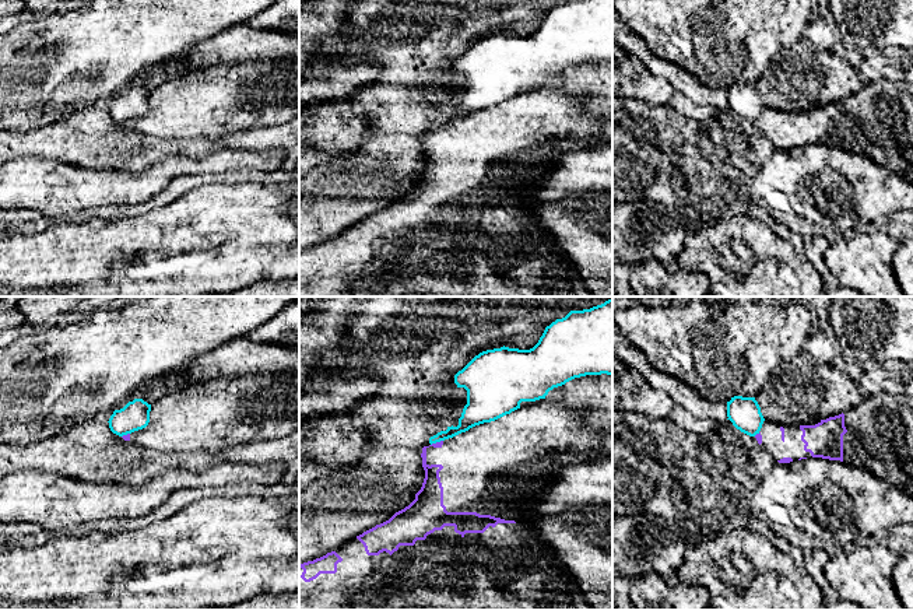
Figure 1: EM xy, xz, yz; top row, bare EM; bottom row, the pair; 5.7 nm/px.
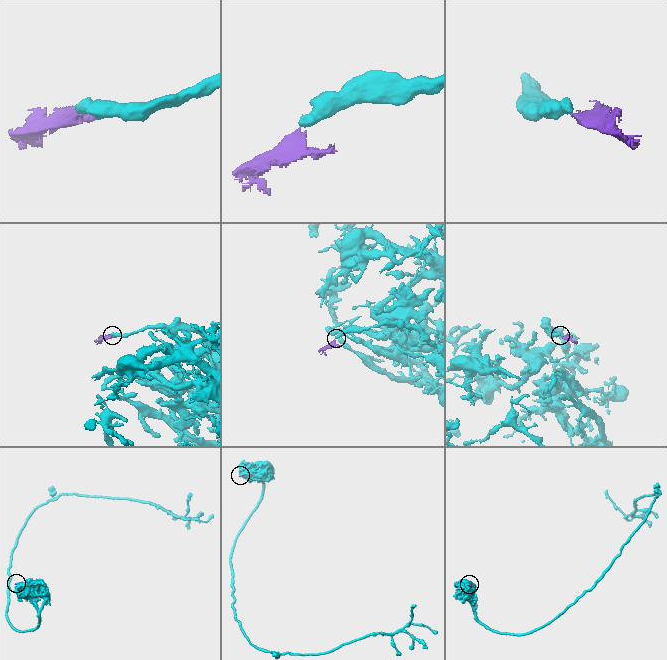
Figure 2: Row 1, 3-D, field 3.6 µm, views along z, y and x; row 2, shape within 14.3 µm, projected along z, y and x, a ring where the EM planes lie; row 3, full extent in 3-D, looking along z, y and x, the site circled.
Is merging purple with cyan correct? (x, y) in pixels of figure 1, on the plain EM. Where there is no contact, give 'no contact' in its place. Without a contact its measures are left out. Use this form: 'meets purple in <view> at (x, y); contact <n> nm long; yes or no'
meets purple in xz at (436, 129); contact 80 nm long; no

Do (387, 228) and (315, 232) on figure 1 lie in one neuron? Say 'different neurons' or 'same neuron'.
different neurons

